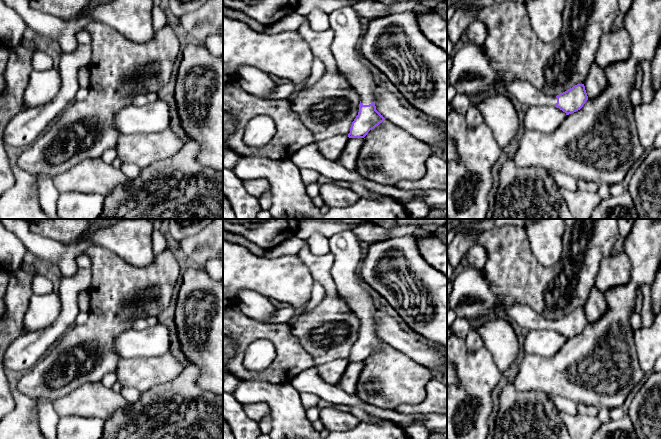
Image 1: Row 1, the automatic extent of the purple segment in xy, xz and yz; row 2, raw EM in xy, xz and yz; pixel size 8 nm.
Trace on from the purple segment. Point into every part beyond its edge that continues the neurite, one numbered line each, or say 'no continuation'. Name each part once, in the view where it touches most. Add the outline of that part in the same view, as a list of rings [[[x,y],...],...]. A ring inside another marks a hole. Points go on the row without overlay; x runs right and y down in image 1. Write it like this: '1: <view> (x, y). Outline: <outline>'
1: xz (345, 247). Outline: [[[352,230],[329,238],[330,253],[333,255],[331,276],[339,296],[359,318],[361,327],[369,329],[374,326],[376,307],[359,275],[364,257],[361,244],[362,241]]]

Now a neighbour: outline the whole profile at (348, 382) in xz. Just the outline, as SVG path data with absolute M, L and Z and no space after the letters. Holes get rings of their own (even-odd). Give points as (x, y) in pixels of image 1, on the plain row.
M350 362L345 373L342 375L341 380L336 386L349 394L354 394L363 368L364 362Z

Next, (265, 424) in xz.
M268 414L260 422L260 431L262 434L269 434L272 429L272 416Z

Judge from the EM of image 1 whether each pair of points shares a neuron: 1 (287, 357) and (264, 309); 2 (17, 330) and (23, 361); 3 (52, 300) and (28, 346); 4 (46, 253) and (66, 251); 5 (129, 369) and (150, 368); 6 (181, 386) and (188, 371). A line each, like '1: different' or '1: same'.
1: different
2: different
3: different
4: same
5: same
6: same

